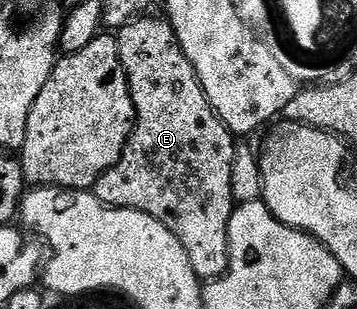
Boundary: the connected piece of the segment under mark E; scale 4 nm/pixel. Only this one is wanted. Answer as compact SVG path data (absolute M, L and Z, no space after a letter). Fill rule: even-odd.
M143 16L136 19L135 22L129 22L123 30L117 31L120 64L126 73L128 88L134 105L134 131L130 134L130 139L120 156L120 160L112 168L108 168L108 172L104 172L100 176L100 180L96 180L92 192L102 201L103 206L113 206L115 210L139 210L156 220L160 220L160 224L164 224L164 228L168 228L168 232L172 232L172 236L176 236L176 240L180 240L180 244L184 244L184 252L188 252L188 260L192 260L192 268L196 272L196 276L200 280L213 280L222 277L230 266L228 224L236 205L232 196L232 168L234 167L236 138L235 135L231 134L230 129L222 123L220 116L216 116L216 112L196 76L192 64L188 60L188 56L184 56L184 48L180 48L176 32L171 28L169 21L162 16L154 17Z

